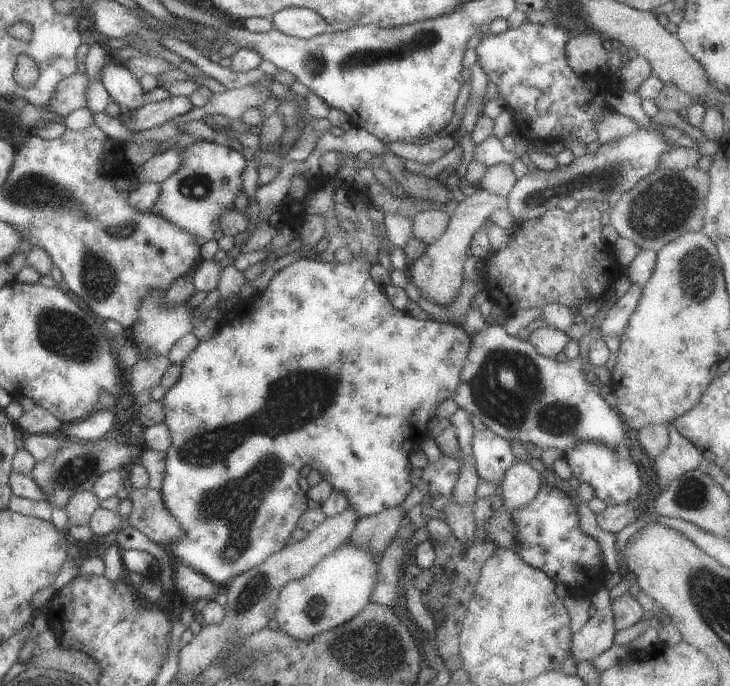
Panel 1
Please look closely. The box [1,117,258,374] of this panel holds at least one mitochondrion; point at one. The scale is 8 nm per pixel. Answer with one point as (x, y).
(34, 191)

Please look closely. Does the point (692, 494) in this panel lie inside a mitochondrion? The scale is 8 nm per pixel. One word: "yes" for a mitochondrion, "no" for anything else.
yes

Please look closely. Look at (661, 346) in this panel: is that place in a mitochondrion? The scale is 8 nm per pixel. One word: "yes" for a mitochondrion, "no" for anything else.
no

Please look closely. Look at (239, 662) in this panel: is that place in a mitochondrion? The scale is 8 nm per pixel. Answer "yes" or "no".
yes

